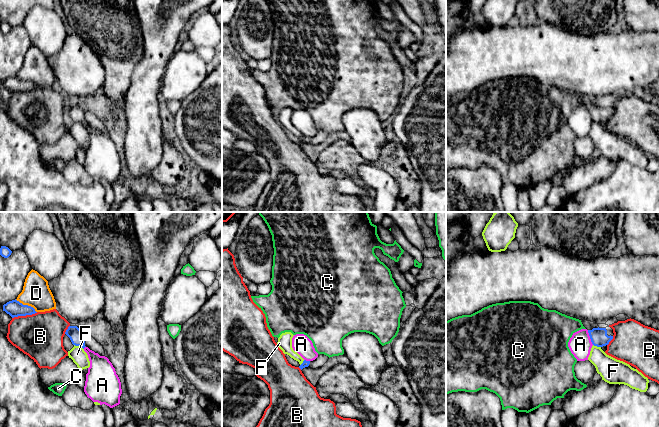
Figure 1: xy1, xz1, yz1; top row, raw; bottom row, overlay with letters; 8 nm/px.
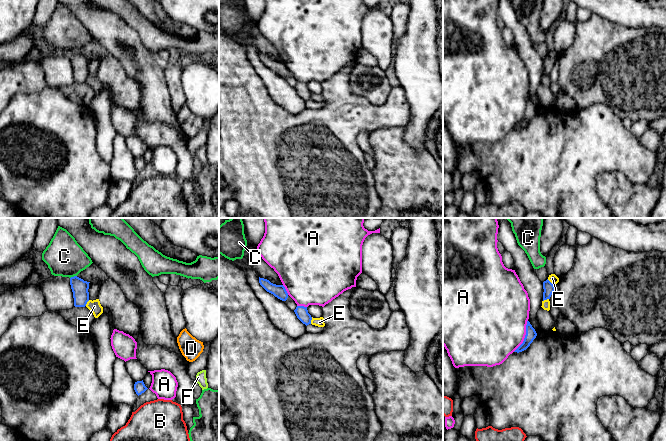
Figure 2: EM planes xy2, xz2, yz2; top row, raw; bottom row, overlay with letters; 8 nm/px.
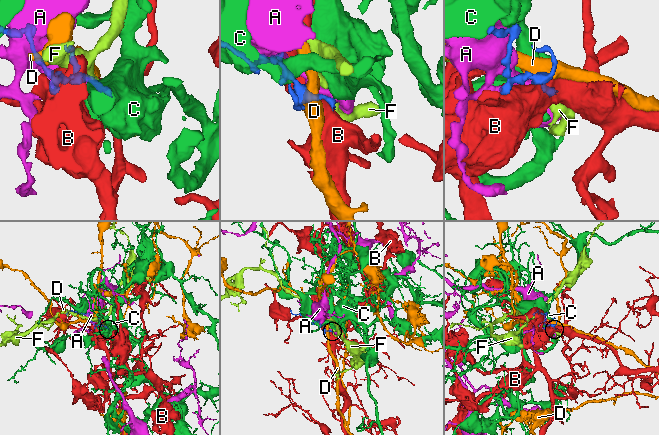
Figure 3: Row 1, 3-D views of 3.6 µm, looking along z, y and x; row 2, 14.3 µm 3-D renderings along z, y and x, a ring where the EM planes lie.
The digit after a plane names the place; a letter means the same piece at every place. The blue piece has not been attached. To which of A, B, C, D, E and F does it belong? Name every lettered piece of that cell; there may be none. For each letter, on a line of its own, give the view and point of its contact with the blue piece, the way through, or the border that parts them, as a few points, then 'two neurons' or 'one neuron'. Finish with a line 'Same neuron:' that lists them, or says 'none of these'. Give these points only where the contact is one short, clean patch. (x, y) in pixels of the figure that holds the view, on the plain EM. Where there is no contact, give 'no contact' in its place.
A: contact yz2 (525, 112); two neurons
B: contact xy1 (24, 91); two neurons
C: contact xy2 (74, 52); border xy2 (76, 51), (70, 54); two neurons
D: contact xy1 (26, 81); border xy1 (15, 75), (23, 80), (30, 81), (36, 88); two neurons
E: contact yz2 (551, 59); two neurons
F: contact xy1 (79, 122); border xy1 (74, 120), (83, 125); two neurons
Same neuron: none of these

